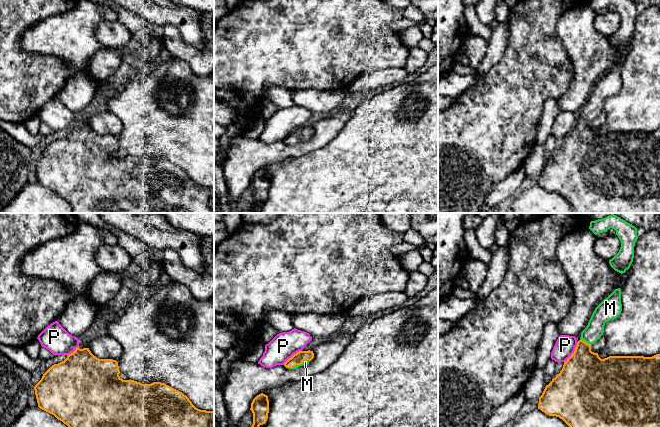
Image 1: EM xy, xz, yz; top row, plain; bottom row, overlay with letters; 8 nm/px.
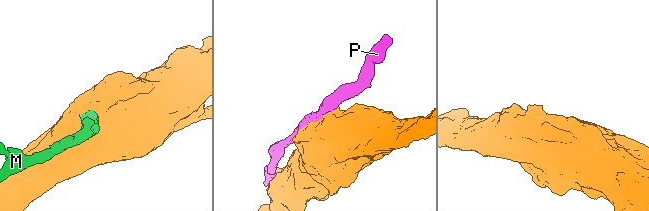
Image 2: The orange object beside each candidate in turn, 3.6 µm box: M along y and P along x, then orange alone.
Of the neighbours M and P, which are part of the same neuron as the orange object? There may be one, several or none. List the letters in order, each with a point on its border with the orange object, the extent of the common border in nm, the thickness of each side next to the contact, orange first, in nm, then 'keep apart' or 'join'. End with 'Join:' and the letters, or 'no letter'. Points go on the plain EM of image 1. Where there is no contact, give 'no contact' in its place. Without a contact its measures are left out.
M: contact yz (584, 117); length 100 nm; calibres 340 and 150 nm; join
P: contact yz (574, 128); length 200 nm; calibres 420 and 160 nm; keep apart
Join: M

